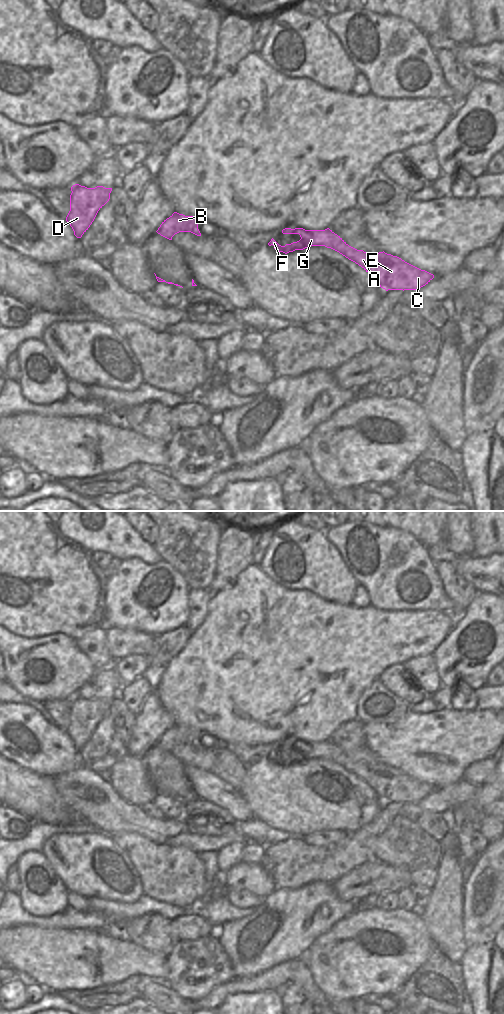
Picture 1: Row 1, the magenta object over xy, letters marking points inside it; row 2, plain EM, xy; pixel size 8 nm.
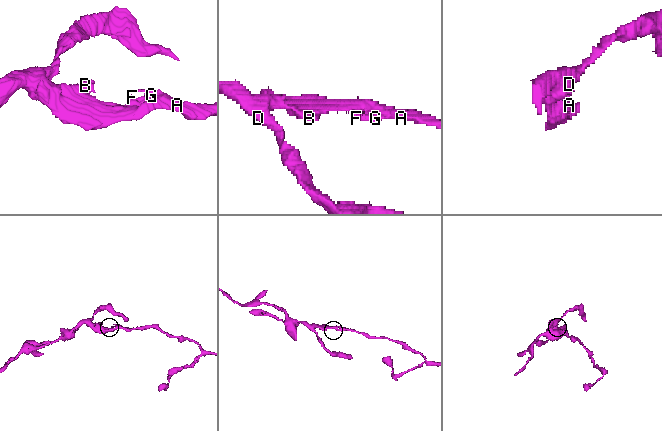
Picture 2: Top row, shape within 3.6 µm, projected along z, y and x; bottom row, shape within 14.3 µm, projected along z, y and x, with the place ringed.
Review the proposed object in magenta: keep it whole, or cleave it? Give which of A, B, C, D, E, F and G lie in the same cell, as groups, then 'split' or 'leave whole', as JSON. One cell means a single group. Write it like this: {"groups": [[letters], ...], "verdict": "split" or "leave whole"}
{"groups": [["A", "B", "C", "D", "E", "F", "G"]], "verdict": "leave whole"}

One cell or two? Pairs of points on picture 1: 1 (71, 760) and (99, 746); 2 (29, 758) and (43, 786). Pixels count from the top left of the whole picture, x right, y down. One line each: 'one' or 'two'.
1: two
2: two

